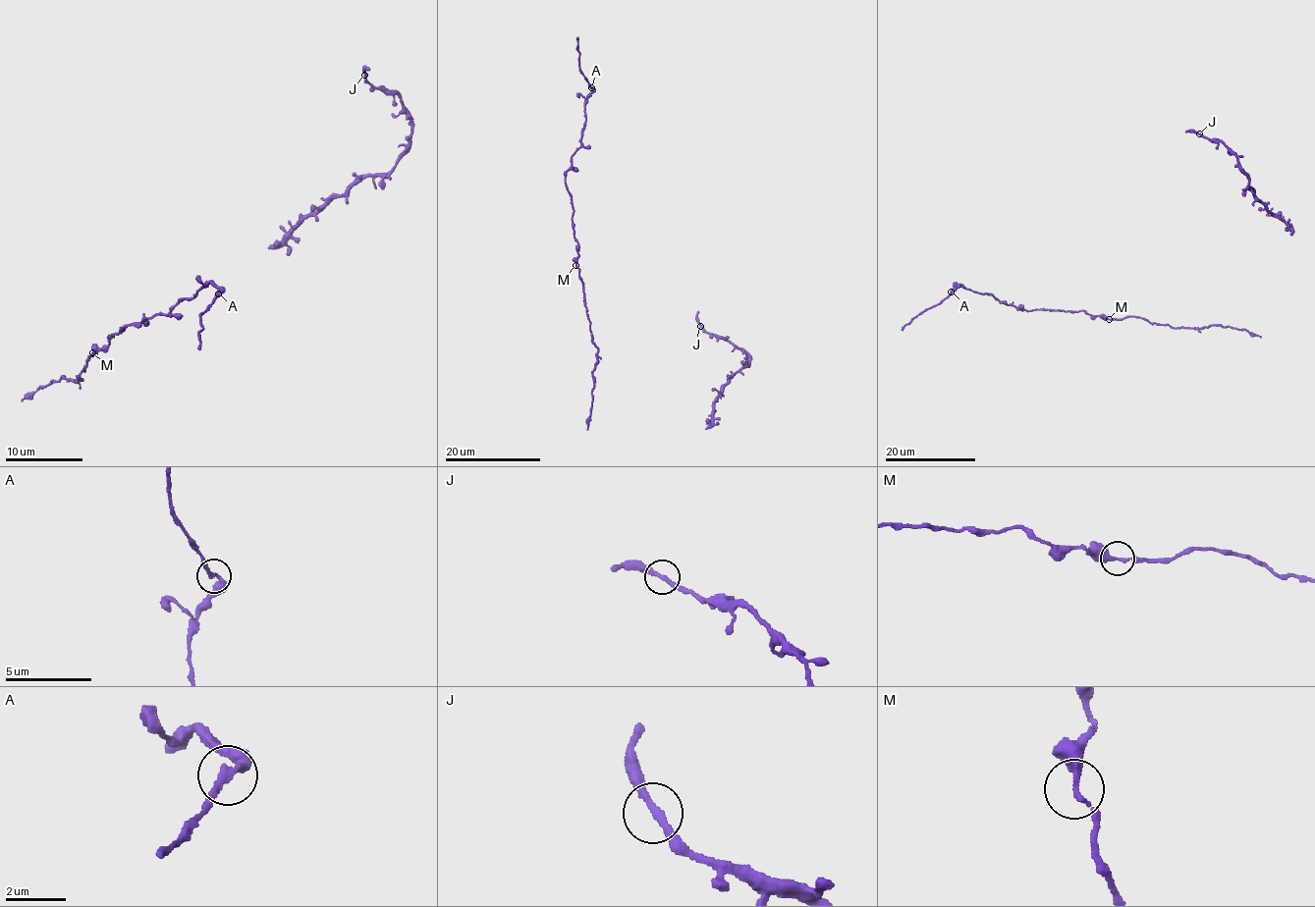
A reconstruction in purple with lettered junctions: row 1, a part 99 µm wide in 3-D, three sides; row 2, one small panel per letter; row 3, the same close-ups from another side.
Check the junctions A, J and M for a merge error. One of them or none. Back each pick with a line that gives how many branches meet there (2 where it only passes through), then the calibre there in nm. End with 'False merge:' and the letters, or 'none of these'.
A: branches 2; calibre 240 nm
False merge: A

